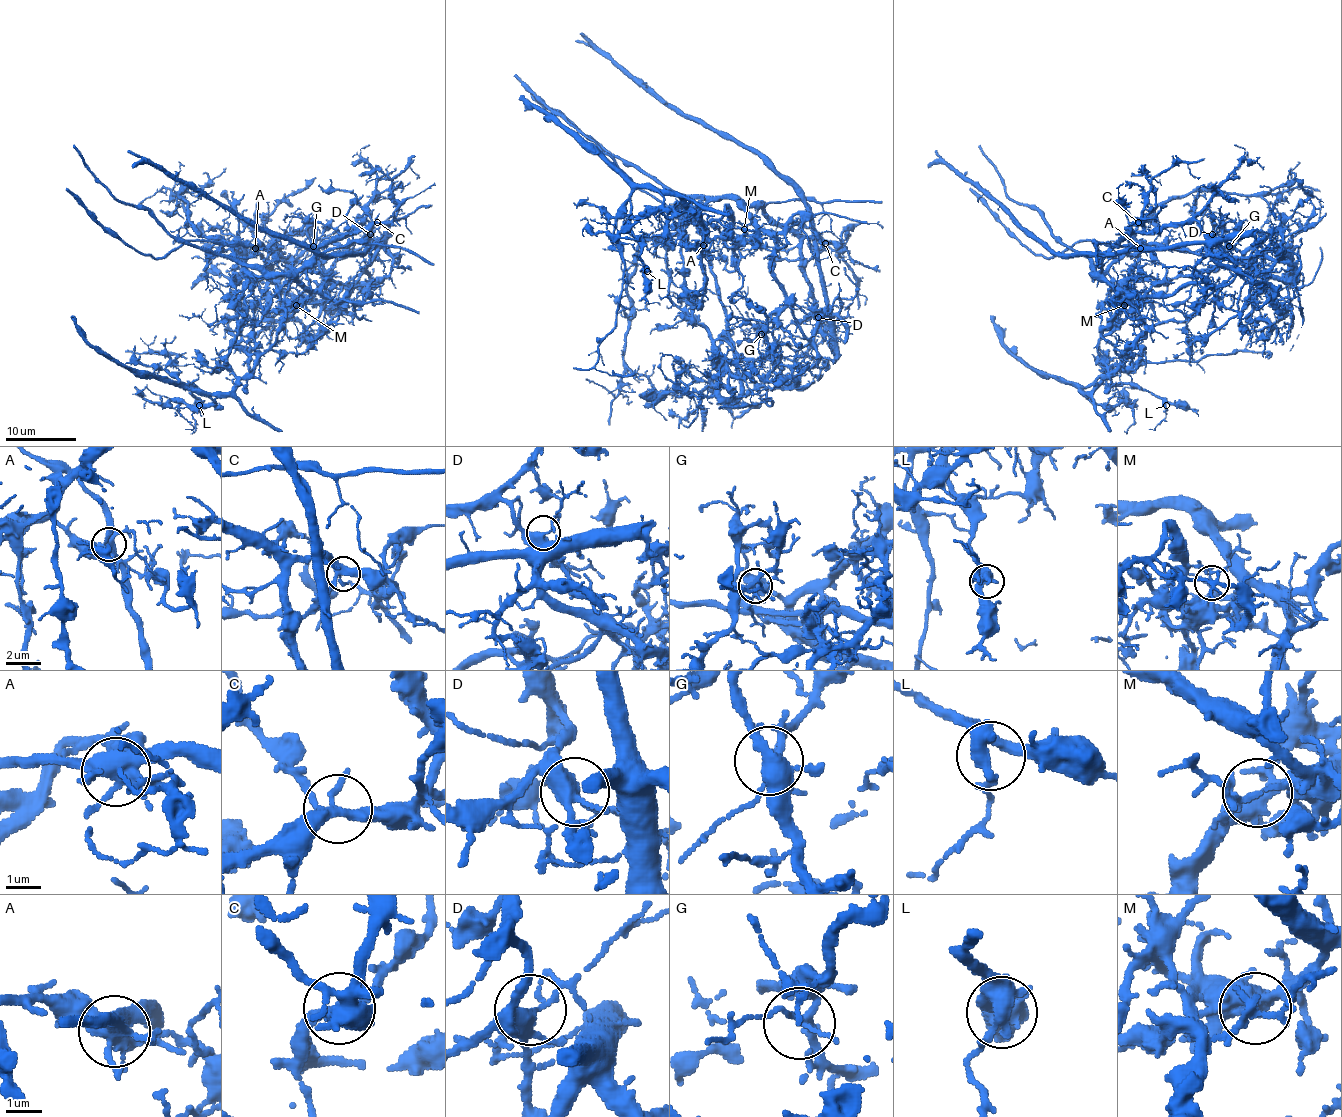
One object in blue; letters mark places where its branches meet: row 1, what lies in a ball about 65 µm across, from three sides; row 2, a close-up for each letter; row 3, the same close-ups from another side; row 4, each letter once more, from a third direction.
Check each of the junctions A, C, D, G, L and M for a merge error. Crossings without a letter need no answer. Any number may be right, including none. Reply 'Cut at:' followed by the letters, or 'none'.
Cut at: A, D, M

